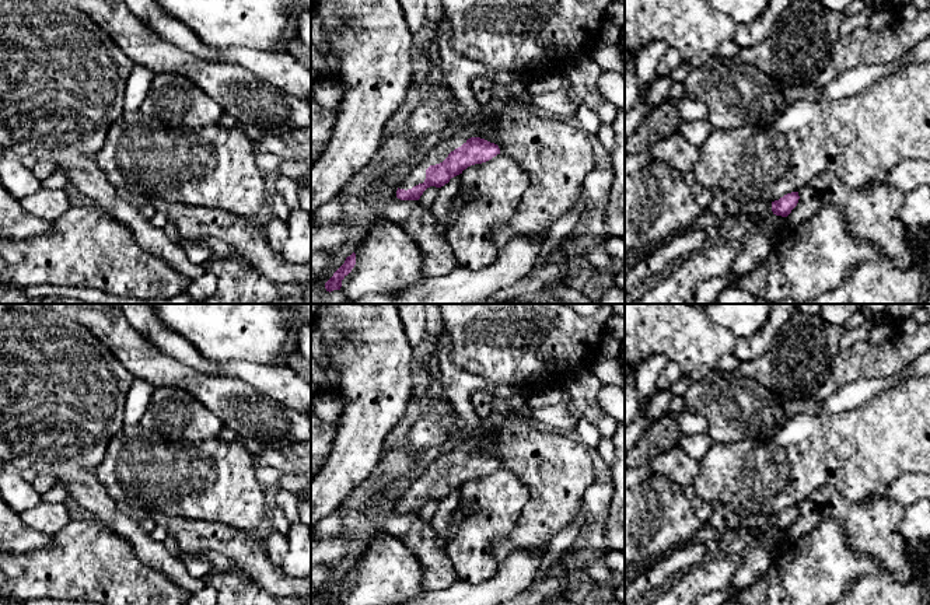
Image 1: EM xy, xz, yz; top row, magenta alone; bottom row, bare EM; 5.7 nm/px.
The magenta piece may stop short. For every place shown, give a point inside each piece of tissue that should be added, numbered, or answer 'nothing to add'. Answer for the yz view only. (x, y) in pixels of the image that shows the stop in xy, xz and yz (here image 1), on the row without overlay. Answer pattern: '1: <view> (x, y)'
1: yz (759, 521)

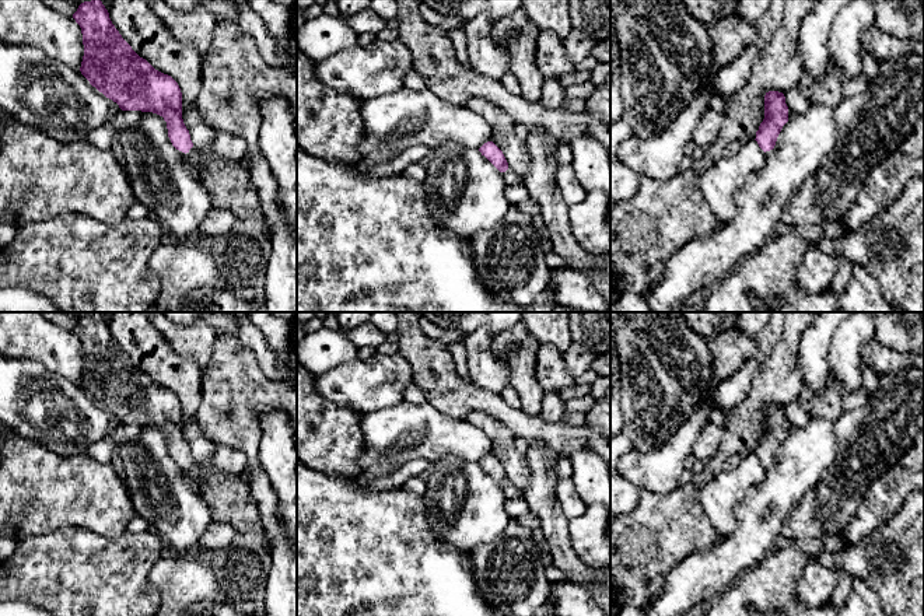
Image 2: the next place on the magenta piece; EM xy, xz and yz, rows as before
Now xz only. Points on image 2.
1: xz (510, 490)

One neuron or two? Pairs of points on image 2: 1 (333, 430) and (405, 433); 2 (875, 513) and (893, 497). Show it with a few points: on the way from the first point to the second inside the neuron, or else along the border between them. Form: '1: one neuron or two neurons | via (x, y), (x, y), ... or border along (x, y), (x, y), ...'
1: two neurons | border along (363, 415), (360, 424), (363, 451), (357, 464)
2: one neuron | via (879, 508), (889, 499)

